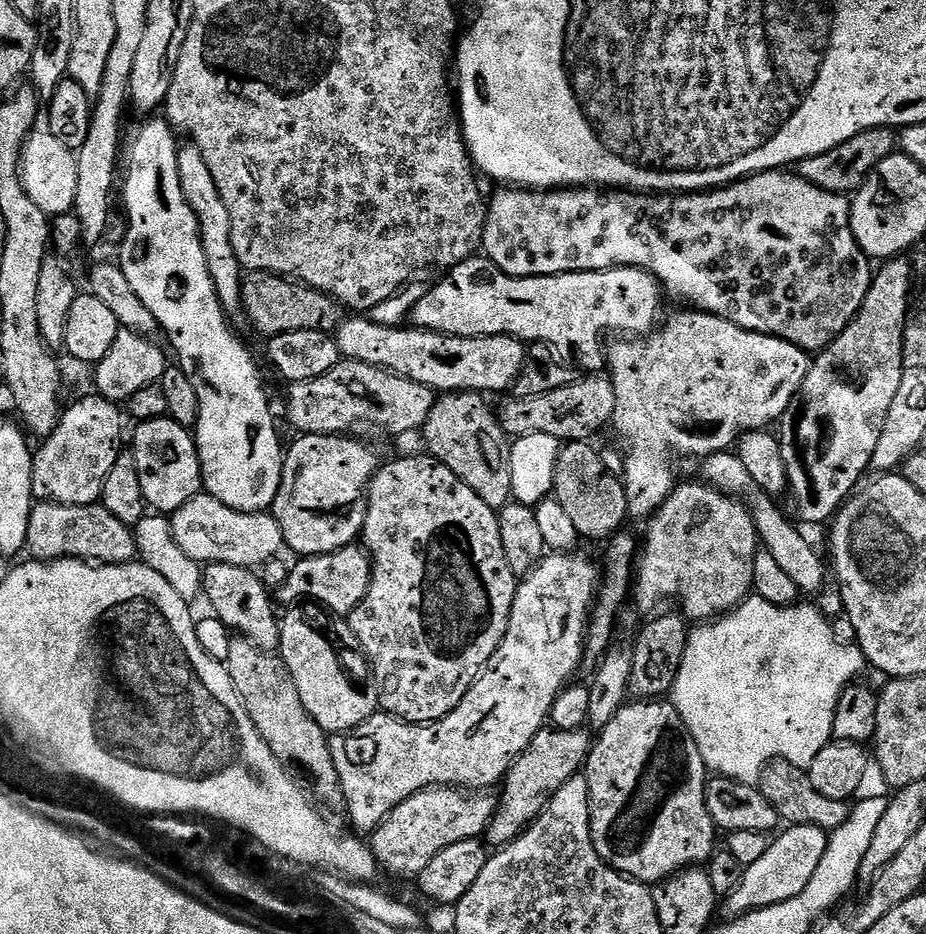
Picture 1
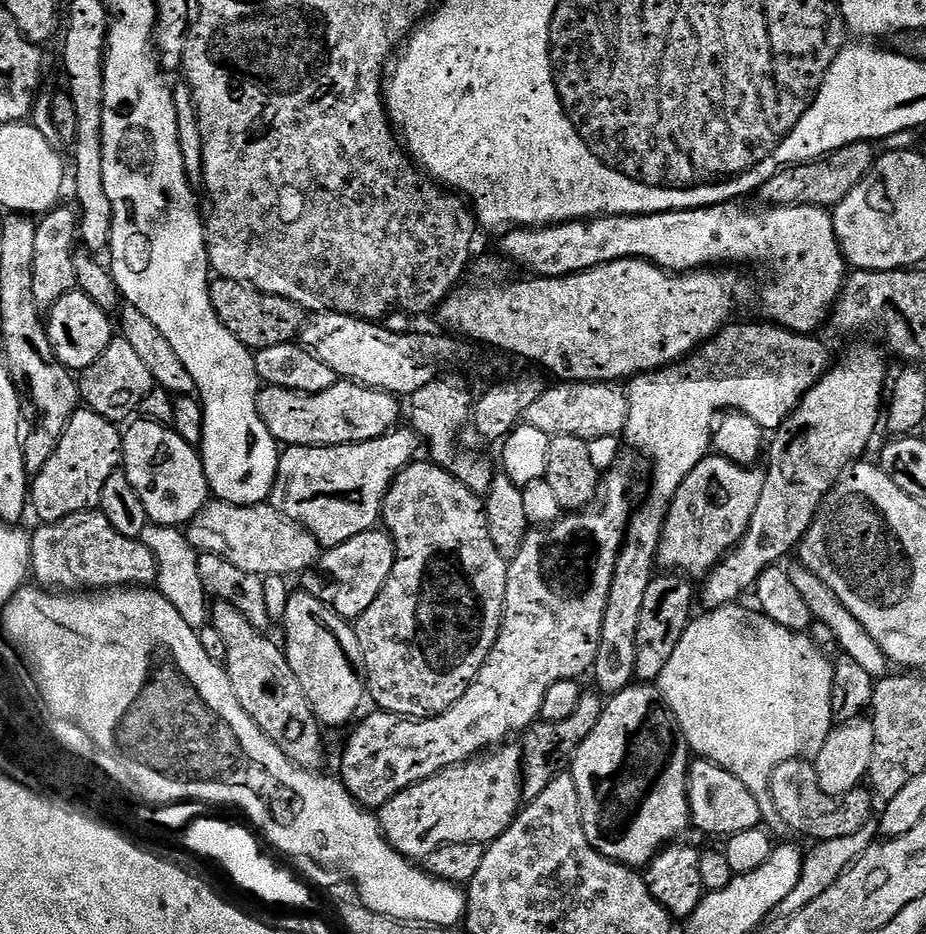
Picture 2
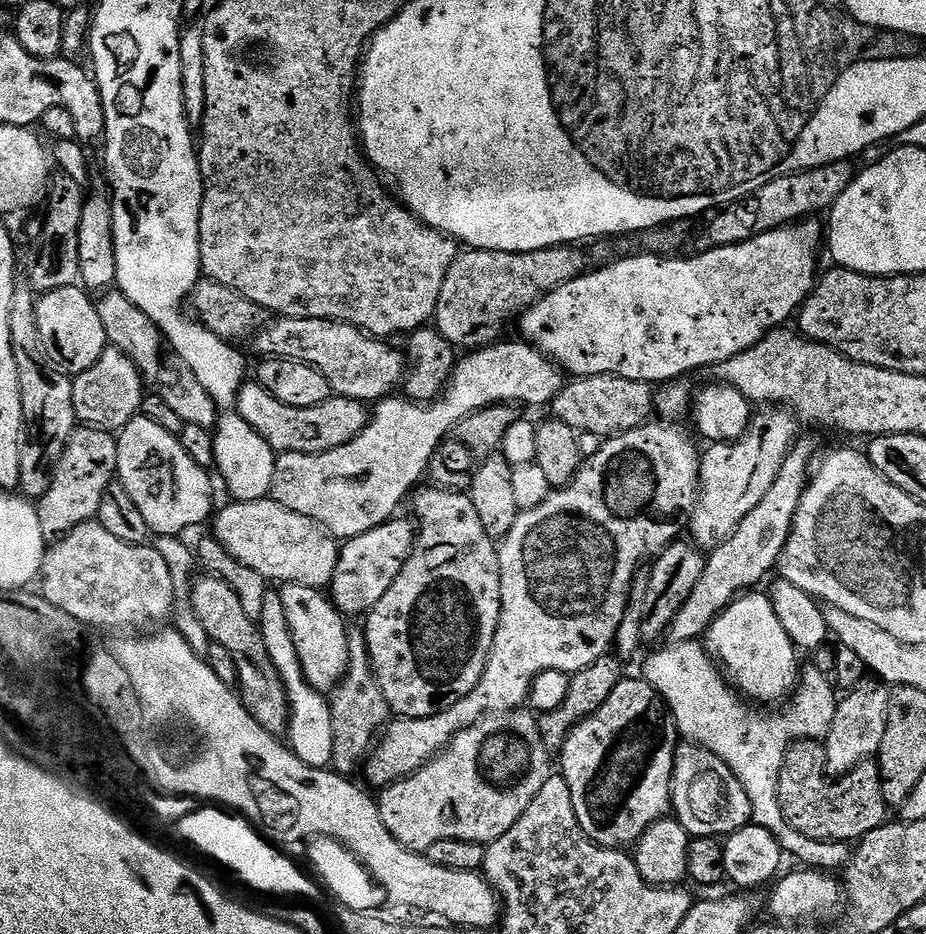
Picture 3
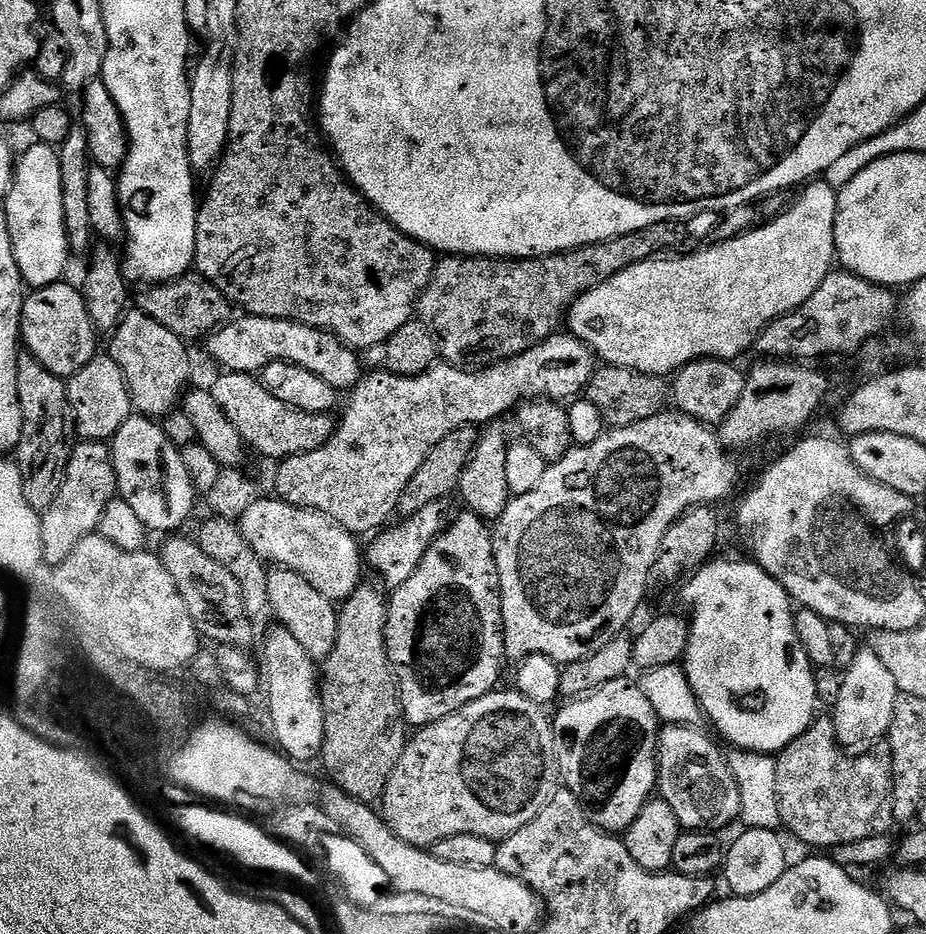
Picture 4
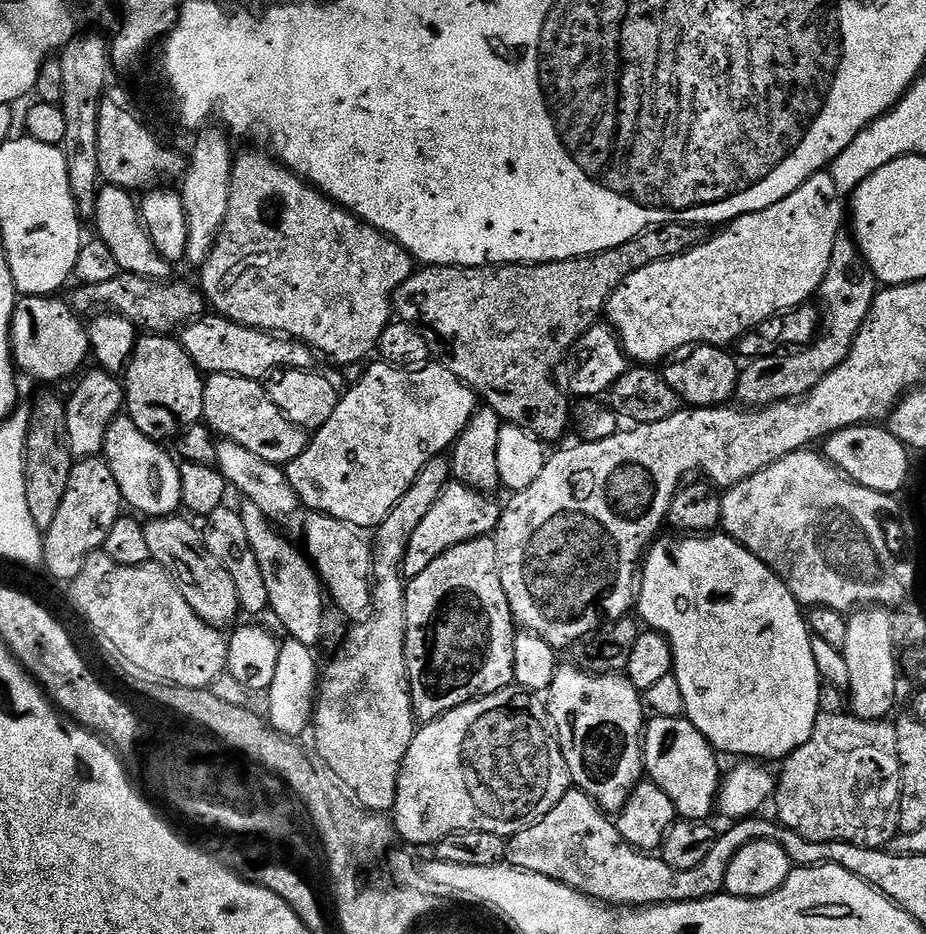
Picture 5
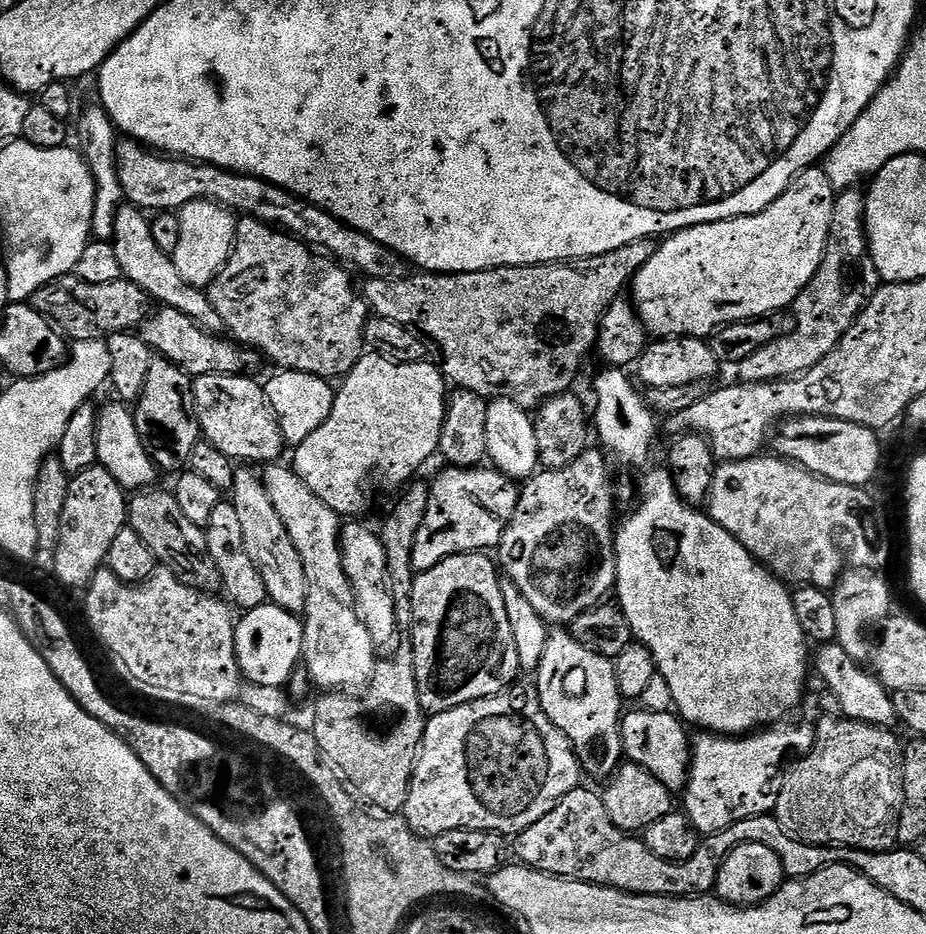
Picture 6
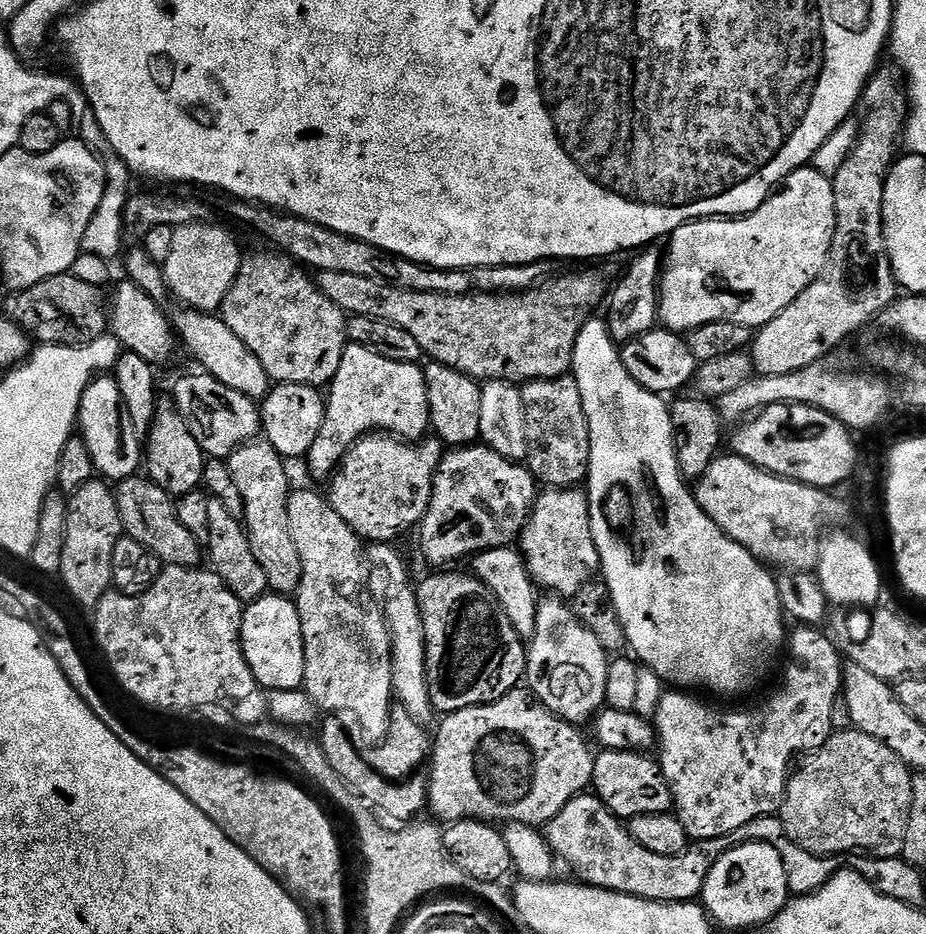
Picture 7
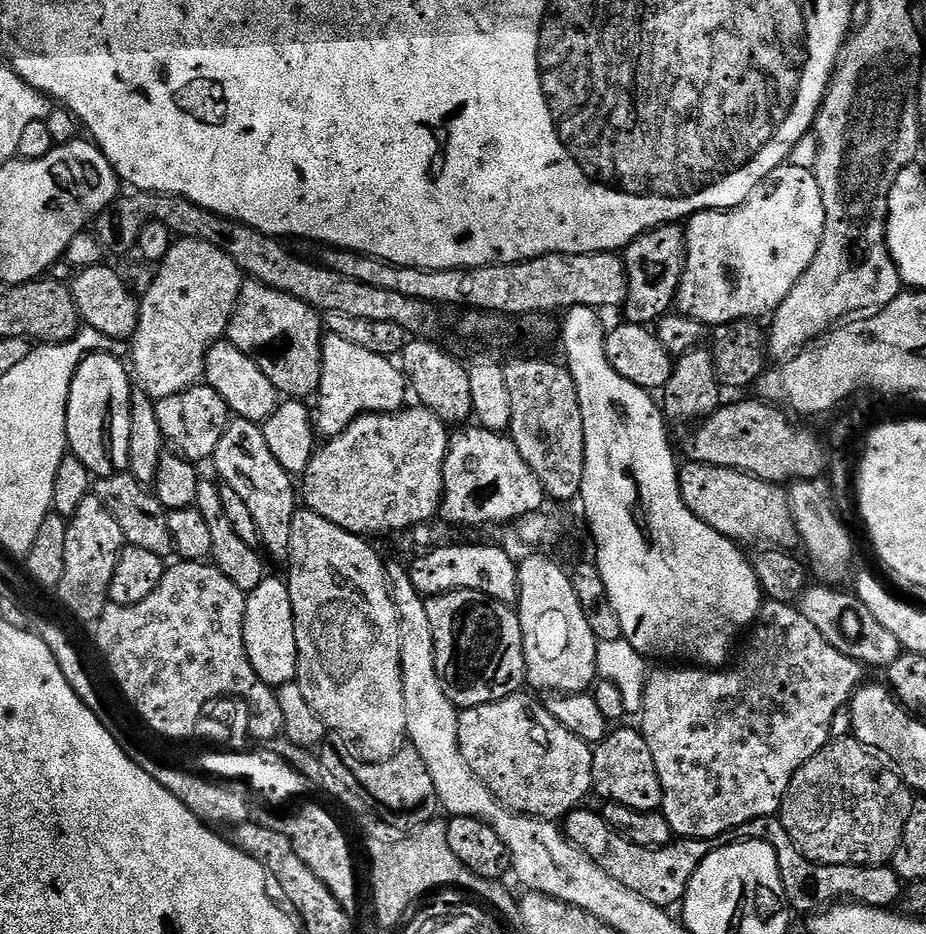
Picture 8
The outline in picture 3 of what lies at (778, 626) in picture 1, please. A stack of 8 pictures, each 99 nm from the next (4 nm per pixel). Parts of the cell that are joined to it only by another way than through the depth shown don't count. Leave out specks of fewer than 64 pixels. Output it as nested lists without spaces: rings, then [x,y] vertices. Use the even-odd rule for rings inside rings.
[[[691,640],[681,644],[669,643],[667,647],[649,658],[643,675],[672,711],[676,731],[685,741],[701,744],[706,750],[718,754],[718,758],[734,770],[738,782],[742,782],[742,790],[746,790],[746,798],[750,798],[752,823],[774,834],[781,853],[788,855],[789,852],[800,863],[797,865],[808,870],[832,874],[835,868],[847,868],[853,849],[844,842],[811,840],[806,834],[798,834],[798,830],[786,822],[778,798],[780,767],[789,746],[797,740],[823,741],[834,722],[838,695],[833,681],[829,677],[828,681],[818,669],[805,667],[798,687],[791,693],[792,705],[785,712],[761,710],[730,687],[703,643]]]

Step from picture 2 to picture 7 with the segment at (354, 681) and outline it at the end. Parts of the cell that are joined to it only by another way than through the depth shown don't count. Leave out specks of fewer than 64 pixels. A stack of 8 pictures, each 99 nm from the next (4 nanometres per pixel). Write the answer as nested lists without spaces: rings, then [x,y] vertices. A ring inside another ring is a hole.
[[[263,438],[249,440],[226,457],[230,478],[238,486],[244,503],[243,525],[248,533],[250,550],[266,573],[266,582],[273,593],[291,597],[302,580],[302,560],[298,558],[298,546],[290,538],[290,516],[288,514],[288,472],[284,457]]]

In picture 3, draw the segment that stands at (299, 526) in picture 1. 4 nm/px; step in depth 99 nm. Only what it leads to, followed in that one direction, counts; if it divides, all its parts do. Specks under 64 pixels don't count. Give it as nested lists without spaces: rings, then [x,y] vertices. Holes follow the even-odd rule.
[[[497,342],[461,355],[456,361],[456,369],[452,372],[452,377],[444,386],[444,391],[432,400],[417,402],[403,395],[393,394],[379,401],[371,409],[368,425],[353,440],[334,450],[318,454],[279,453],[274,466],[271,499],[318,522],[340,542],[354,538],[358,534],[366,534],[366,530],[374,530],[374,526],[393,519],[399,513],[396,511],[399,510],[400,503],[404,499],[405,503],[413,489],[425,479],[428,463],[432,461],[432,456],[442,442],[442,438],[453,426],[462,422],[462,418],[488,408],[492,404],[548,406],[563,390],[566,376],[555,360],[551,360],[527,342],[504,343]]]

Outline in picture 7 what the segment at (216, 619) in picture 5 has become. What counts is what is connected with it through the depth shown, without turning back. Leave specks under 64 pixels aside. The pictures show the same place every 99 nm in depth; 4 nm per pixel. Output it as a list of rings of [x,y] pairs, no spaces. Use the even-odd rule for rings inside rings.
[[[137,474],[119,481],[115,485],[114,491],[118,502],[118,514],[122,518],[122,526],[126,535],[138,542],[142,542],[142,546],[146,546],[146,550],[150,550],[160,559],[161,565],[173,564],[183,568],[195,568],[201,563],[201,541],[196,540],[194,534],[190,534],[190,530],[186,530],[186,526],[182,526],[182,522],[178,522],[176,500],[168,496],[166,490],[162,490],[155,482],[145,478],[143,475]]]

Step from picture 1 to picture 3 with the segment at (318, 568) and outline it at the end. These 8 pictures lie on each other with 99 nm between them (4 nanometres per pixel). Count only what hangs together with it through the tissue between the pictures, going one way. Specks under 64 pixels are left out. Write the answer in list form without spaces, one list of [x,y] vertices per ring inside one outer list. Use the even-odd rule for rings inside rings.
[[[400,519],[387,520],[385,524],[374,526],[374,530],[366,530],[366,534],[358,534],[340,544],[338,566],[334,566],[330,585],[330,599],[345,617],[367,614],[382,599],[382,594],[394,586],[394,578],[402,574],[402,566],[406,566],[406,558],[410,558],[412,553],[417,529],[411,519]]]

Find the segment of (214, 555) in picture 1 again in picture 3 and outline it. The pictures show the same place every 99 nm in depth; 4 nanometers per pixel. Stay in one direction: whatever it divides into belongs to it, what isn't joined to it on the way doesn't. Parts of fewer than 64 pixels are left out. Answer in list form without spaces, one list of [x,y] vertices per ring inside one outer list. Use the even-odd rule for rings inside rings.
[[[265,498],[262,500],[238,500],[228,502],[224,509],[217,511],[216,532],[214,538],[234,558],[246,566],[250,566],[258,574],[262,574],[265,580],[275,582],[280,580],[281,585],[297,584],[298,586],[310,586],[311,588],[327,589],[334,578],[334,566],[338,566],[340,557],[340,544],[336,537],[331,536],[318,522],[282,506],[277,500]]]

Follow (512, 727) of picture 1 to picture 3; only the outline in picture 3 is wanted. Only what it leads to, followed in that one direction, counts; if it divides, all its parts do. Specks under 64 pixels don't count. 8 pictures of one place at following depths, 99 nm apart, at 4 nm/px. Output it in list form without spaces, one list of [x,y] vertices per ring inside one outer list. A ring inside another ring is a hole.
[[[647,422],[639,428],[630,429],[629,432],[607,437],[603,441],[601,449],[598,450],[598,454],[589,456],[583,461],[575,478],[569,484],[552,490],[541,505],[520,511],[514,522],[514,530],[510,530],[510,534],[506,534],[506,538],[499,541],[498,544],[500,554],[500,621],[496,627],[494,642],[490,646],[486,670],[482,674],[478,686],[474,686],[474,690],[470,690],[470,694],[466,694],[466,698],[462,698],[457,704],[450,706],[447,712],[439,712],[421,720],[393,719],[383,729],[382,735],[377,739],[372,751],[368,753],[362,765],[362,773],[364,772],[365,778],[373,784],[373,786],[371,785],[373,789],[383,790],[403,776],[417,772],[423,764],[428,763],[433,757],[439,756],[441,750],[451,742],[452,737],[457,732],[461,732],[463,728],[469,728],[471,724],[481,720],[485,714],[511,712],[512,709],[521,707],[527,701],[528,691],[532,688],[532,680],[538,678],[538,674],[542,674],[546,670],[558,670],[569,674],[578,670],[586,670],[586,666],[590,666],[590,662],[598,662],[598,658],[609,655],[610,649],[616,643],[618,626],[622,624],[622,614],[628,609],[628,595],[632,593],[632,584],[636,580],[637,572],[641,571],[643,564],[640,563],[644,559],[646,559],[645,561],[649,559],[648,552],[659,554],[677,539],[676,516],[682,515],[683,512],[684,515],[691,513],[700,494],[701,449],[699,447],[696,449],[695,442],[679,428],[681,426],[679,423],[668,422],[664,424]]]

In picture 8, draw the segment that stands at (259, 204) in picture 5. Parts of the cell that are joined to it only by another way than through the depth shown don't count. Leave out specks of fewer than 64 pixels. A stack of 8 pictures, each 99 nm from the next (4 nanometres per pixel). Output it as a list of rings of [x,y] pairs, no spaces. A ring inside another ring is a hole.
[[[248,278],[238,294],[226,339],[257,363],[281,397],[312,398],[320,390],[325,335],[321,313],[316,309],[290,294]]]

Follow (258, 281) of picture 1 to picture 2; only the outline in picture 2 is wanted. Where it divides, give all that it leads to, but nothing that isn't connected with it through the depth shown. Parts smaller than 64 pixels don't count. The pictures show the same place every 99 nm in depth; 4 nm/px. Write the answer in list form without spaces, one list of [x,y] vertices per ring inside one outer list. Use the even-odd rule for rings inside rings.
[[[222,280],[211,281],[210,298],[222,326],[238,338],[247,348],[259,350],[266,346],[282,346],[293,343],[304,329],[306,313],[294,302],[286,298],[278,298],[274,294],[260,292],[242,282]]]

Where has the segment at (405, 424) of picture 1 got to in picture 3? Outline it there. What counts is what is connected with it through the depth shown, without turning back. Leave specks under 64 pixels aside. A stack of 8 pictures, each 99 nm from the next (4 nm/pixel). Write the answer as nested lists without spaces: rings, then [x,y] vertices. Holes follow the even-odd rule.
[[[245,382],[240,388],[240,397],[236,400],[240,416],[250,422],[250,426],[279,454],[282,452],[301,452],[318,454],[329,452],[346,442],[350,442],[368,425],[369,409],[363,400],[351,400],[345,396],[333,395],[318,406],[286,406],[270,390],[263,388],[259,382]]]

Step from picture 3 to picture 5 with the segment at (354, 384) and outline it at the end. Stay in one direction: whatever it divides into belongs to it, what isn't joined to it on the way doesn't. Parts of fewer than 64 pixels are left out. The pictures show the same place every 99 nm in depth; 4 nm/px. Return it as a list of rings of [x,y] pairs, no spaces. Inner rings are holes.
[[[205,314],[199,320],[184,325],[178,339],[186,354],[199,366],[201,373],[213,376],[230,374],[238,378],[263,381],[272,373],[285,368],[313,367],[314,353],[307,344],[274,332],[247,328],[219,314]]]

